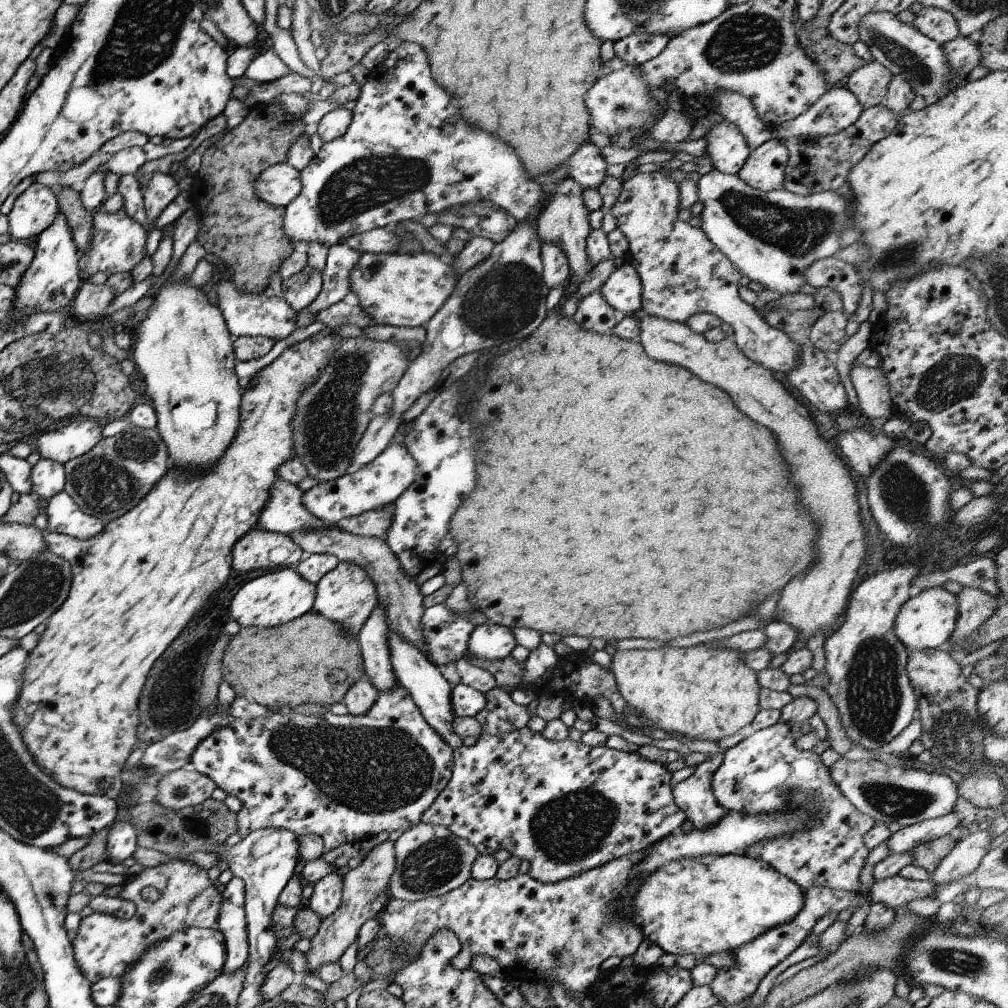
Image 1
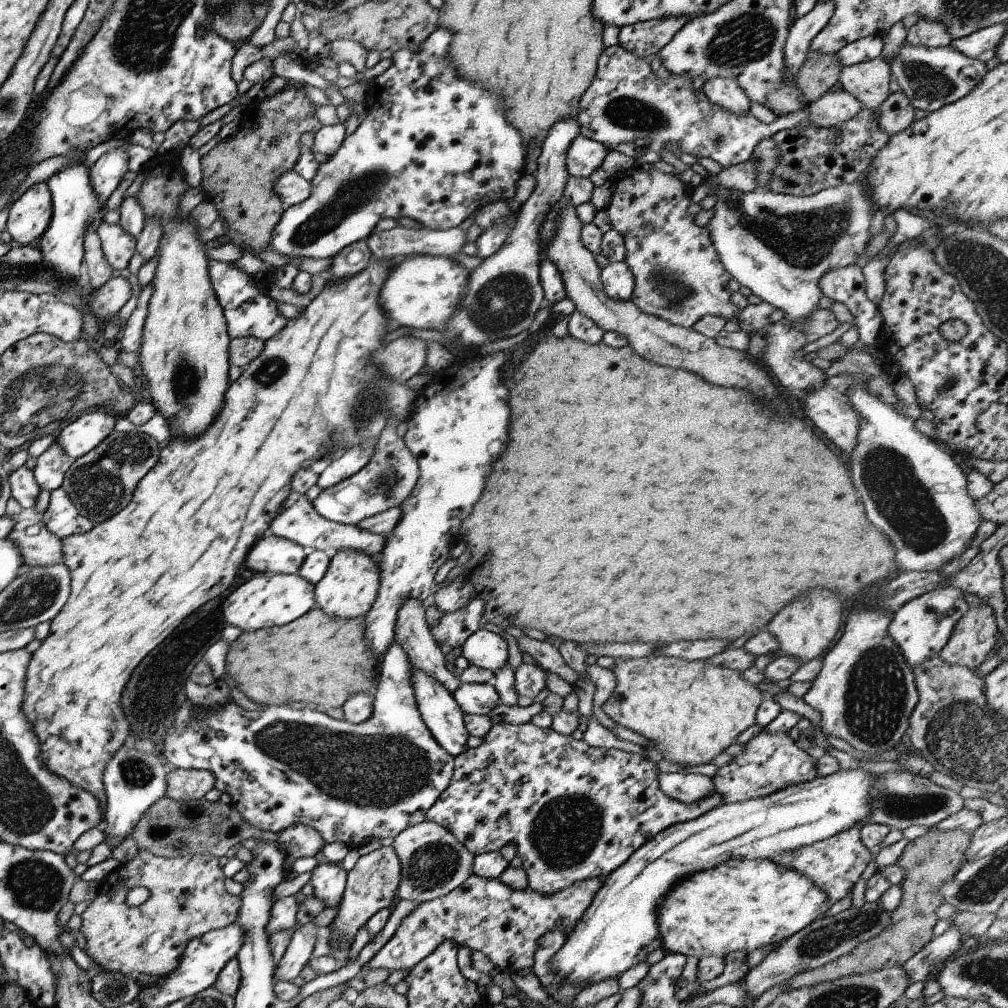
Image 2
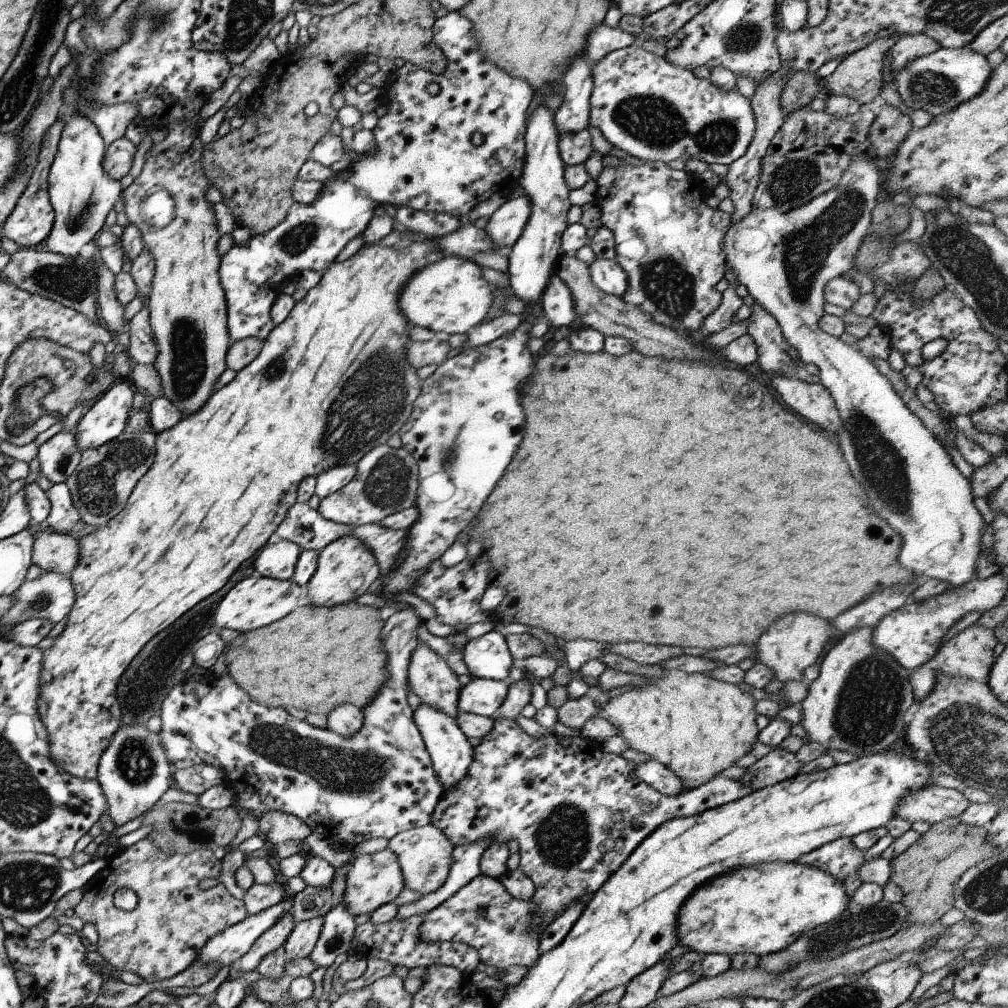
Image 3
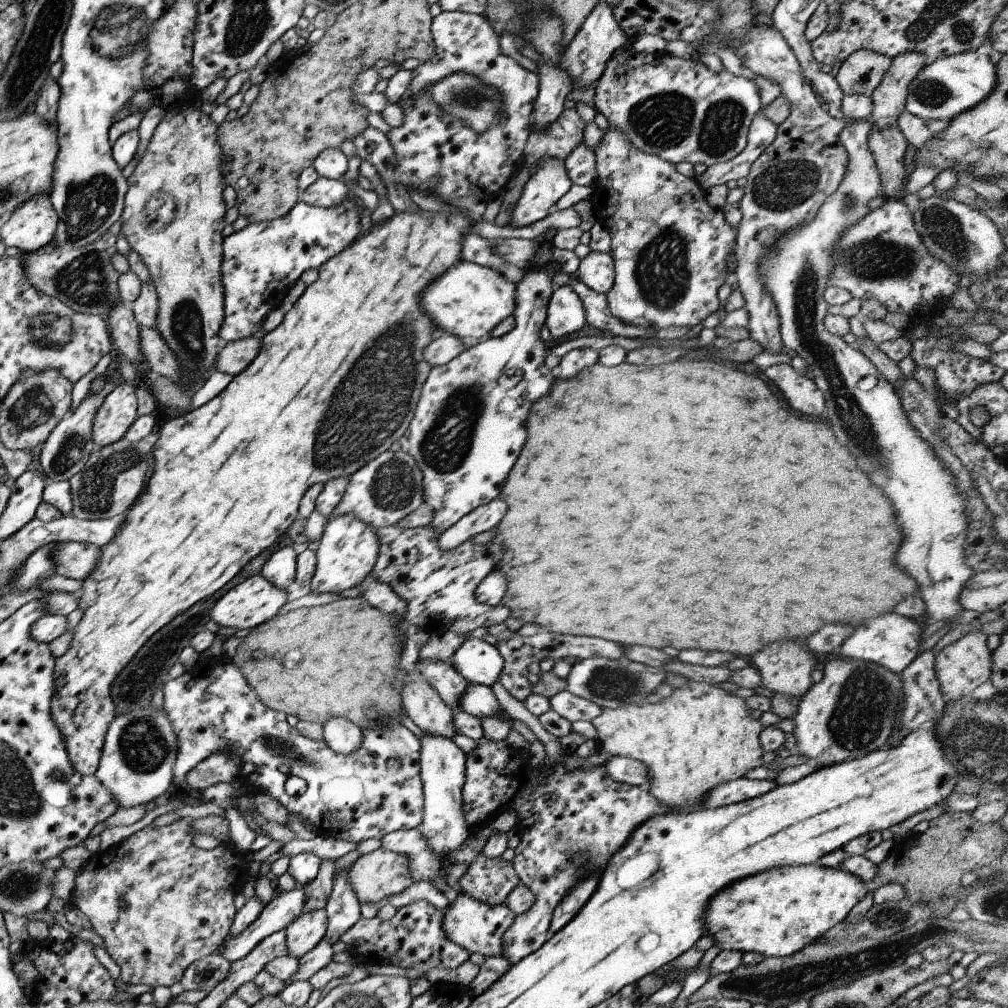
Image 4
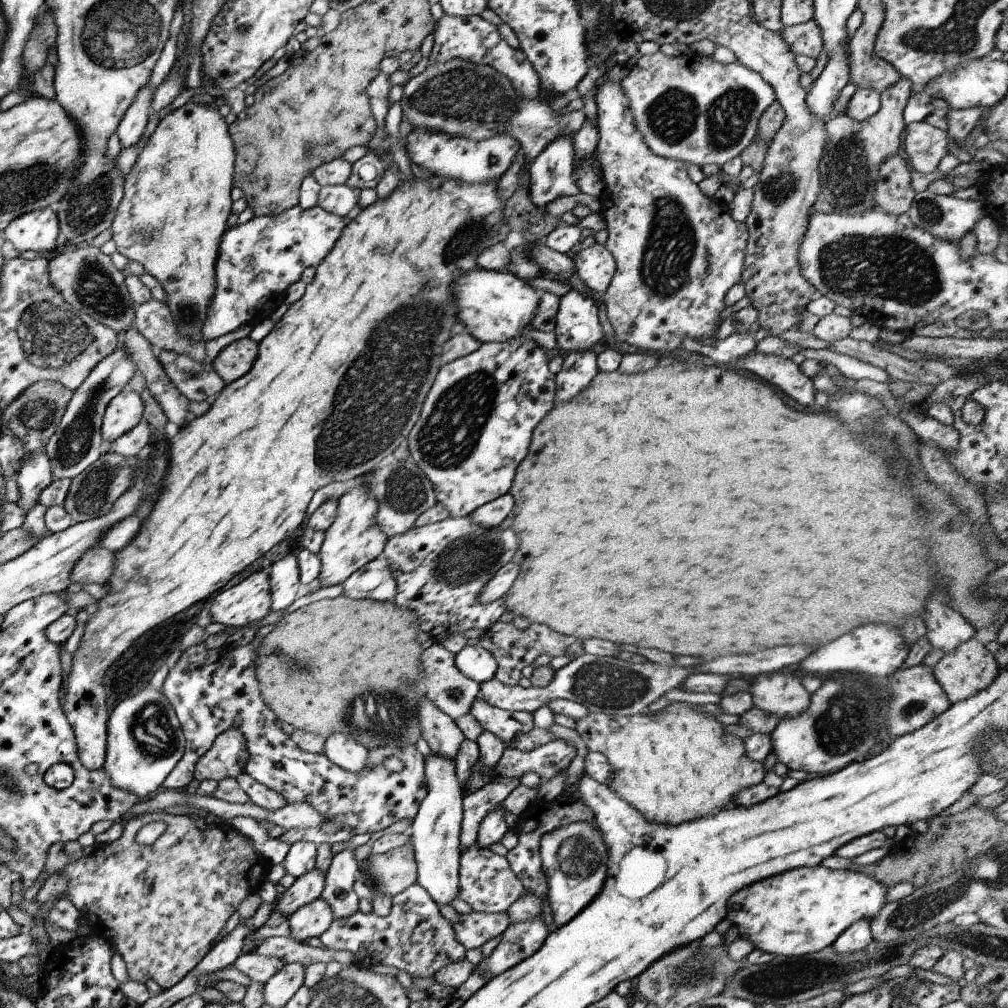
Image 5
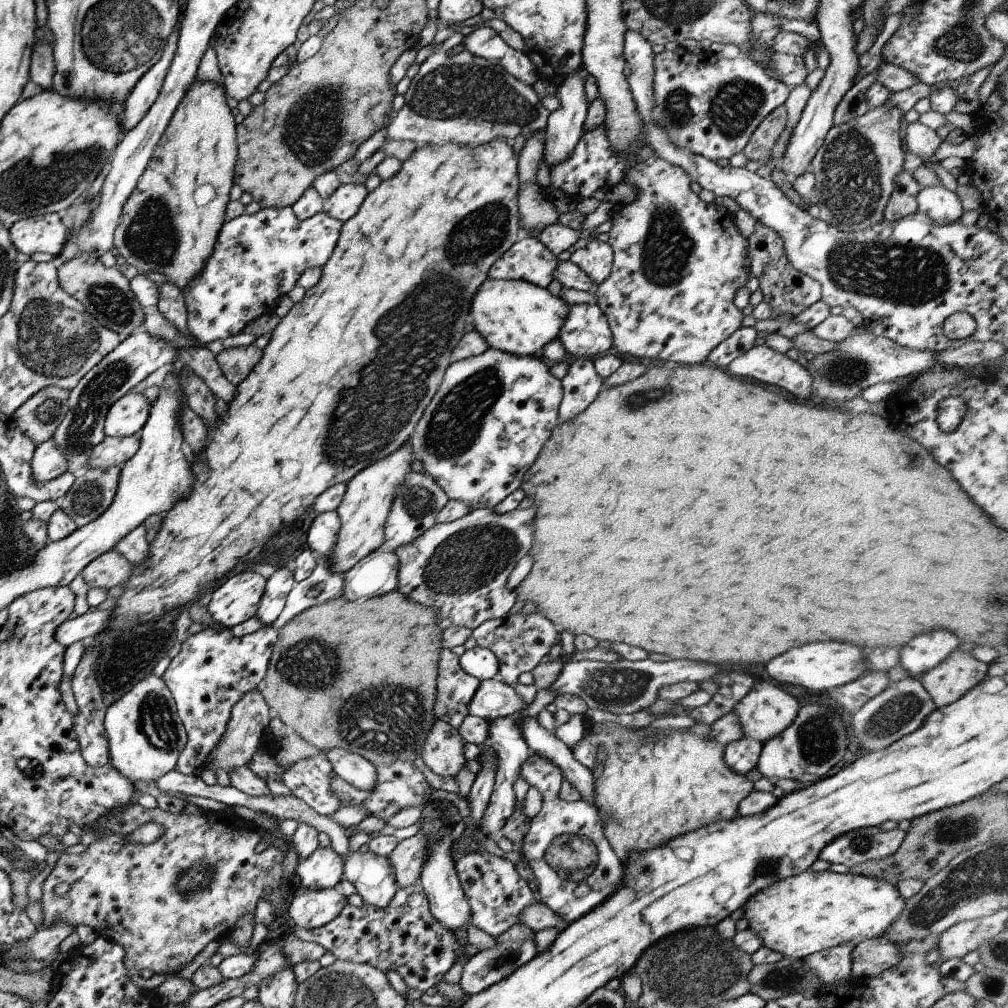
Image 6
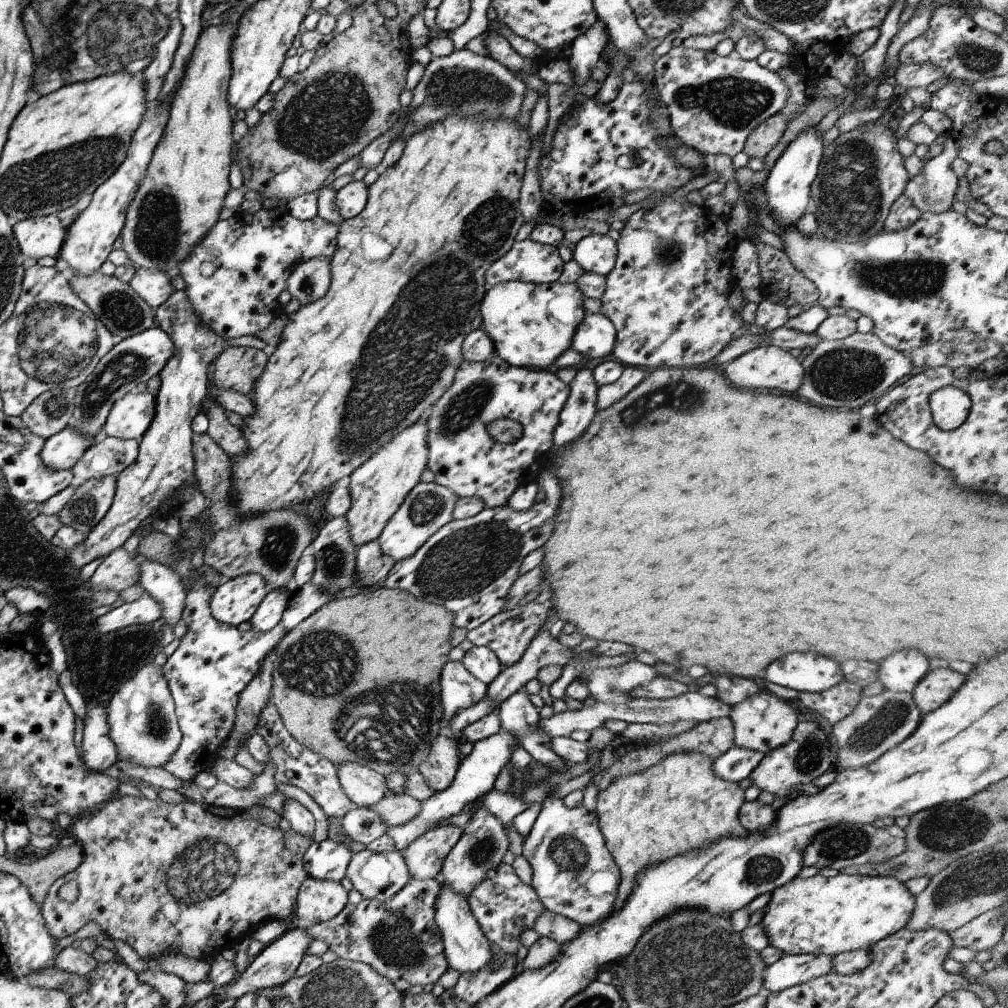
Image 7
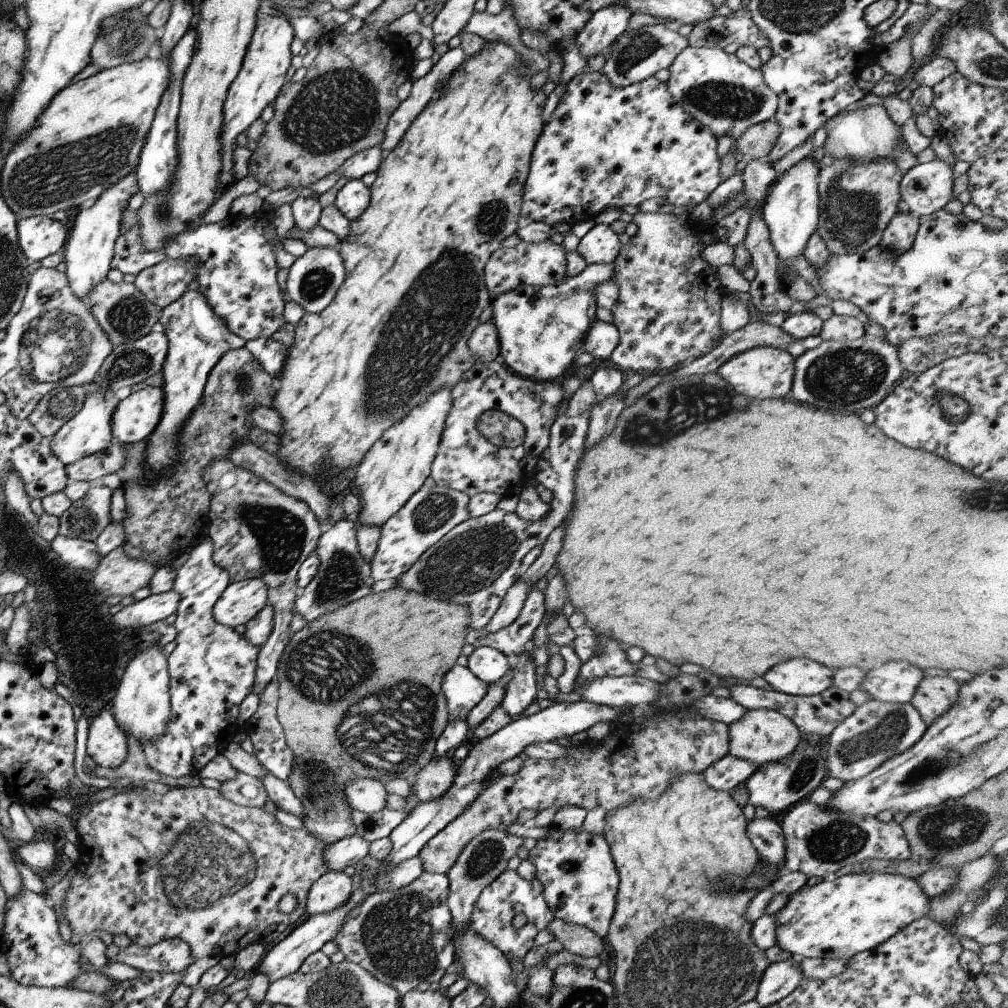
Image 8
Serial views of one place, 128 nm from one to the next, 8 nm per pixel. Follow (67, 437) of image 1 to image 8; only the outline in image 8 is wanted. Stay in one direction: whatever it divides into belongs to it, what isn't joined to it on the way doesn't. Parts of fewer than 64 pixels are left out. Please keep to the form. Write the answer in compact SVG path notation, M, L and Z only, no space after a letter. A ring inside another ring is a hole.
M145 387L120 400L110 420L112 438L122 445L147 439L159 422L163 399L160 388Z

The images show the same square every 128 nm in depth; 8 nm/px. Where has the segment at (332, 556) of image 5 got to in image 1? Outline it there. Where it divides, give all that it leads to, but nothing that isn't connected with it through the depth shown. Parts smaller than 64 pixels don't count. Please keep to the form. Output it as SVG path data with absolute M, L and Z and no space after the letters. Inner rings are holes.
M338 561L333 570L329 570L315 585L315 599L312 612L327 618L330 622L337 622L343 626L349 638L356 638L357 632L378 605L377 592L373 580L367 572L353 564L353 562Z

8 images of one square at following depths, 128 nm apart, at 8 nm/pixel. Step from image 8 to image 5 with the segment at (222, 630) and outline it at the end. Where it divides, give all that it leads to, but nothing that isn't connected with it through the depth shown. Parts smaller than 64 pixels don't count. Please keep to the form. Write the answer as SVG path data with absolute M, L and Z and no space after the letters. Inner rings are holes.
M255 637L247 645L227 650L227 652L207 650L204 643L199 643L181 652L175 666L168 670L162 684L162 693L179 721L184 736L184 751L170 774L162 782L162 786L176 791L187 790L187 786L193 780L192 774L196 760L211 748L215 737L229 728L235 728L244 736L245 749L249 752L249 762L243 772L283 796L286 804L306 802L326 821L336 822L339 827L351 828L353 835L375 834L396 822L411 821L426 793L426 780L423 774L424 758L417 751L415 744L403 745L401 750L391 745L370 748L367 751L365 766L354 773L333 764L323 752L308 753L299 749L289 735L281 729L281 721L260 698L259 685L254 677L256 648L259 643L260 640ZM387 756L399 758L403 762L403 770L397 773L387 771L382 765L383 759Z

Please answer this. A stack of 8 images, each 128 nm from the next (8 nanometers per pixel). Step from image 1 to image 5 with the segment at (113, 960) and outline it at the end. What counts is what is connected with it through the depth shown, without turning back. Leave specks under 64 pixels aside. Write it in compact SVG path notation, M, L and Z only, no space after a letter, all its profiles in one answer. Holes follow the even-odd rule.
M149 812L133 817L127 817L122 821L122 833L119 838L109 844L97 846L88 855L82 856L79 860L73 861L71 864L64 866L61 871L62 875L68 878L67 888L60 898L65 898L75 906L81 917L88 922L90 932L102 941L108 943L118 952L126 966L128 980L133 980L137 984L144 984L147 977L156 982L162 989L170 989L177 984L204 956L215 942L215 937L219 936L219 932L227 918L237 910L239 903L247 897L251 892L255 892L257 886L264 879L269 868L269 862L252 848L249 840L242 834L239 834L233 827L225 824L221 826L205 828L200 832L194 825L193 820L185 815L169 815L167 813ZM161 821L165 824L163 832L155 839L153 844L143 846L135 842L134 836L137 831L148 822Z

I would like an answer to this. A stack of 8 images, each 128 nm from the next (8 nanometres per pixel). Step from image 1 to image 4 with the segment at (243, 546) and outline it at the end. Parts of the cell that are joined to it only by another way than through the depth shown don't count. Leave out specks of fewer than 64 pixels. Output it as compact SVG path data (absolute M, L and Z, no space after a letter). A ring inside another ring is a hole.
M292 545L283 546L270 554L259 574L276 587L290 591L294 587L296 558Z

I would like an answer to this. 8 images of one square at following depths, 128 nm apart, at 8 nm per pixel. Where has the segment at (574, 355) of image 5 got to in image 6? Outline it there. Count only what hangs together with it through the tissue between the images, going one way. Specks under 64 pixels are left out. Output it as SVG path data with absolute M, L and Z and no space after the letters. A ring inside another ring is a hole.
M577 357L568 363L567 372L560 379L562 397L558 404L558 422L568 421L593 402L602 381L587 357Z

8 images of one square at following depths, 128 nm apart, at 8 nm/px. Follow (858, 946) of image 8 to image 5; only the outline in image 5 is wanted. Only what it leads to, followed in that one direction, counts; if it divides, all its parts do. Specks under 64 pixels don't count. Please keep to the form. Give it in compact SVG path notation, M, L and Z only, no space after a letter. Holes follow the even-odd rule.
M815 865L812 867L801 867L798 869L788 870L781 874L771 876L771 878L765 878L761 882L755 882L755 884L749 884L747 888L741 888L737 890L729 900L727 900L725 908L726 913L724 918L730 921L730 926L735 927L737 930L737 938L745 939L753 945L753 949L762 950L767 954L774 954L774 956L782 957L796 957L797 955L809 954L818 950L825 945L831 945L832 942L841 934L841 931L850 925L854 920L865 917L869 922L872 916L887 902L886 900L886 887L876 880L873 880L869 875L864 875L859 871L849 869L832 869L824 867L823 865Z

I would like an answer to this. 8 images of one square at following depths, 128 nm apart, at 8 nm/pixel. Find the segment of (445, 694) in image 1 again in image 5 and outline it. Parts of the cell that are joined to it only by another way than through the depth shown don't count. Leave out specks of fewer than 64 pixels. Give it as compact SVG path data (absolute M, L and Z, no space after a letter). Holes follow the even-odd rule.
M429 753L423 759L423 774L426 780L426 793L421 799L418 811L410 822L410 845L416 864L415 882L433 899L435 904L449 904L458 893L458 858L460 855L460 828L462 819L463 786L455 774L455 761L438 754Z

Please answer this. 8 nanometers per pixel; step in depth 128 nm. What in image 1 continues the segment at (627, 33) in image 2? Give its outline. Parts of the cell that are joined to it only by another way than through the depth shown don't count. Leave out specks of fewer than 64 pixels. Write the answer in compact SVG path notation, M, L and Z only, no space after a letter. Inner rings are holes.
M647 32L628 34L613 42L613 52L625 64L639 67L658 56L669 40L670 37L665 34L647 34Z

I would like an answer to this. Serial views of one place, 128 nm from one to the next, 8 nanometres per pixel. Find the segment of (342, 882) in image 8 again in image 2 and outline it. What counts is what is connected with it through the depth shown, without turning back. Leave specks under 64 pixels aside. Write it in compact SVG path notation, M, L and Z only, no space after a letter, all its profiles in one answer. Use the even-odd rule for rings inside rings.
M309 922L295 926L281 960L274 966L274 981L288 981L300 975L315 943L317 926Z

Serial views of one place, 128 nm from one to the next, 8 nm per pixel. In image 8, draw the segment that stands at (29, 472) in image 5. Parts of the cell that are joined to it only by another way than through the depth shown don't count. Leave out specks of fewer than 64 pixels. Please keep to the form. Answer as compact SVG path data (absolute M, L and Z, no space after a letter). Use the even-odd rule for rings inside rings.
M92 389L89 393L85 393L82 407L73 415L57 432L49 438L50 449L54 457L61 461L64 465L75 462L84 456L89 456L95 451L104 449L110 442L111 436L111 417L113 409L119 400L114 393L109 391L100 391Z

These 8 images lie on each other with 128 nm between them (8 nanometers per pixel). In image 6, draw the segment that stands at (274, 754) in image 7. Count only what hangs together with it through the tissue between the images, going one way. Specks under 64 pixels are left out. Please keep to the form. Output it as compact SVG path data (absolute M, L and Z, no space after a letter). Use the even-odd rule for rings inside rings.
M320 752L313 757L294 762L283 772L279 782L317 814L327 816L343 806L329 788L332 774L329 761L324 752Z

